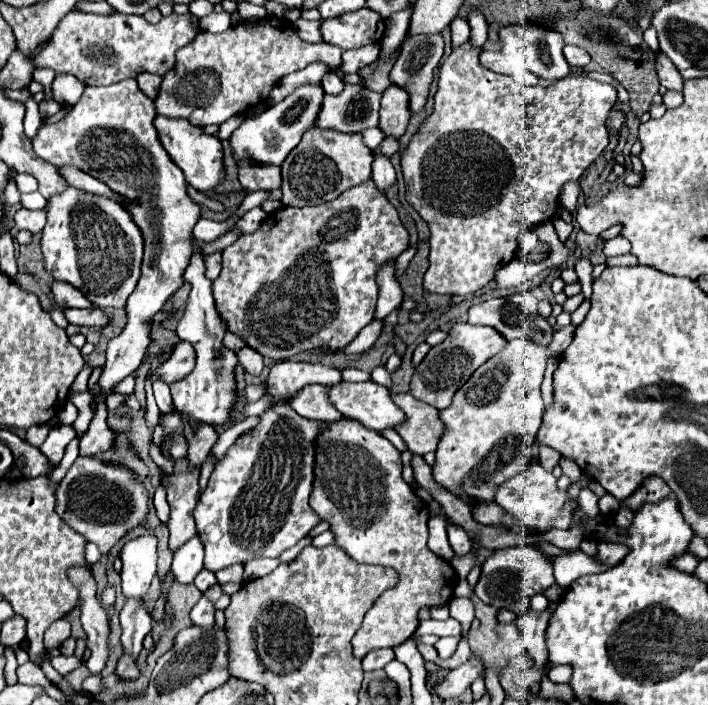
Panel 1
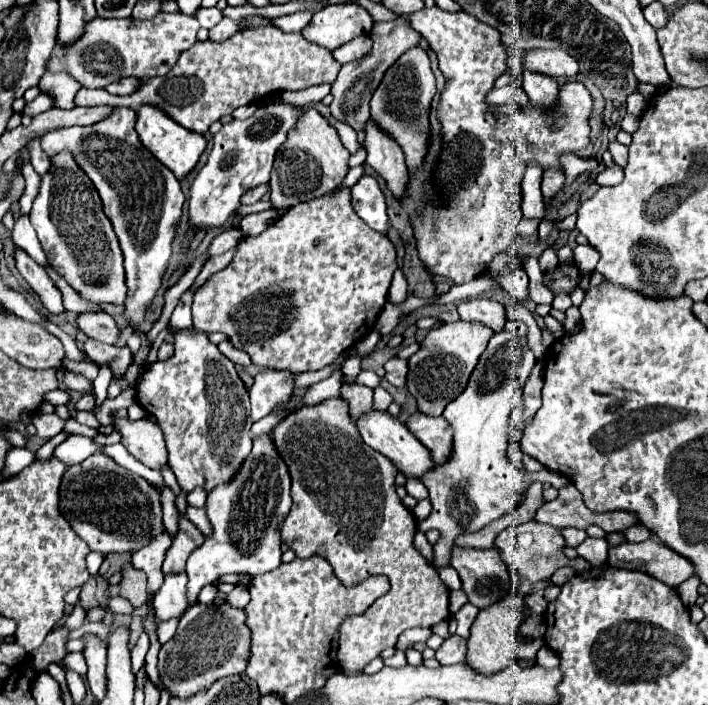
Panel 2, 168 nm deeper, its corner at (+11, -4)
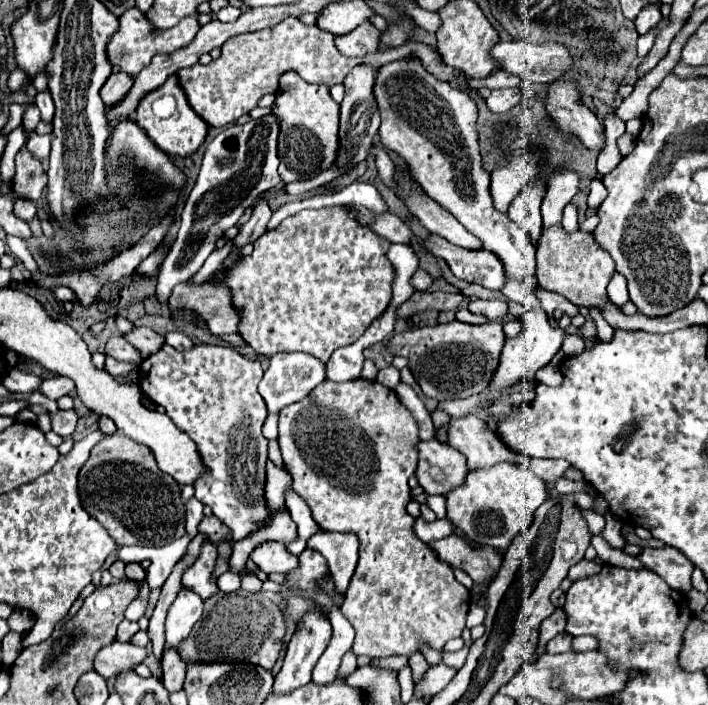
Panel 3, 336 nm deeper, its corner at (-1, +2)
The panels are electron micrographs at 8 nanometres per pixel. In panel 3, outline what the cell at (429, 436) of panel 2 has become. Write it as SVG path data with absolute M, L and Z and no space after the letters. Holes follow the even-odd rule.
M476 416L452 418L448 424L448 444L466 456L470 470L504 460L528 468L528 456L510 450L498 432Z

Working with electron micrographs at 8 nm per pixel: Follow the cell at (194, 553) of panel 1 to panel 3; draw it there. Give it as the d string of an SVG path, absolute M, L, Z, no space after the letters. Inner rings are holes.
M182 588L172 602L166 618L166 646L178 648L180 642L190 634L192 626L202 616L202 598L188 588Z

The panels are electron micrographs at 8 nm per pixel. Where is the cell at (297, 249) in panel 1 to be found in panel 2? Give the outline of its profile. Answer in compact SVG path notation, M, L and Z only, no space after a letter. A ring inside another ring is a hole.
M344 188L340 192L334 192L334 194L328 194L328 196L320 196L316 200L308 200L304 204L296 204L292 206L292 210L282 216L280 220L276 220L272 226L268 226L262 234L258 236L252 236L252 238L242 238L240 244L236 246L236 254L232 258L232 262L212 274L194 294L194 302L192 302L192 330L194 332L204 332L204 334L210 334L210 332L222 332L228 336L228 340L244 350L252 364L260 366L260 368L286 368L290 372L316 372L316 370L322 370L324 366L332 364L342 352L346 352L348 348L352 348L360 338L364 338L376 324L376 318L378 314L382 312L384 304L386 304L386 296L388 296L388 288L390 288L390 280L392 280L392 274L394 270L398 268L396 264L396 250L394 250L394 244L382 236L380 232L372 230L368 224L364 224L364 220L360 220L356 216L356 212L352 210L352 204L350 204L350 188Z

